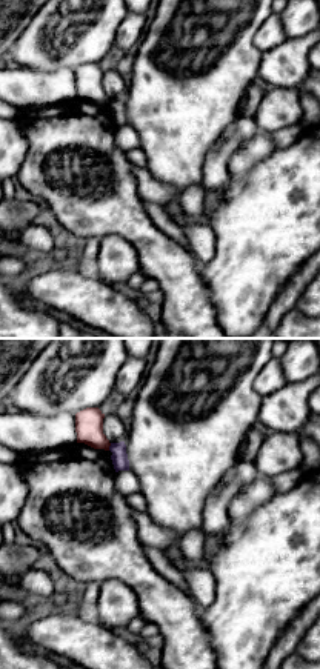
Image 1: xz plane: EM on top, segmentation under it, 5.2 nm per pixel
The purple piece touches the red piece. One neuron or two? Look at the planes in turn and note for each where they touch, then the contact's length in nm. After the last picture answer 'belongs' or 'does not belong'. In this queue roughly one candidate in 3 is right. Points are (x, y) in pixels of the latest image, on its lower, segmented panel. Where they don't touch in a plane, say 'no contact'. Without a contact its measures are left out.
contact (110, 446); length 40 nm

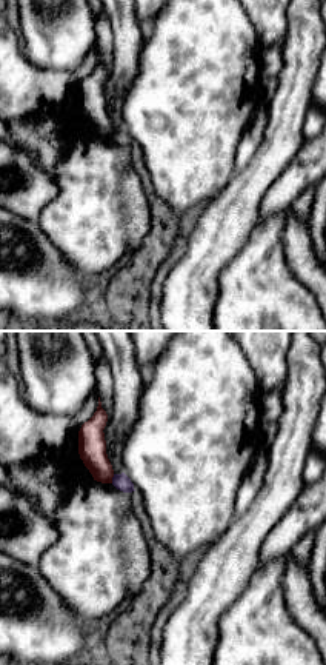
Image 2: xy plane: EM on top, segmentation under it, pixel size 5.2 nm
contact (113, 479); length 50 nm

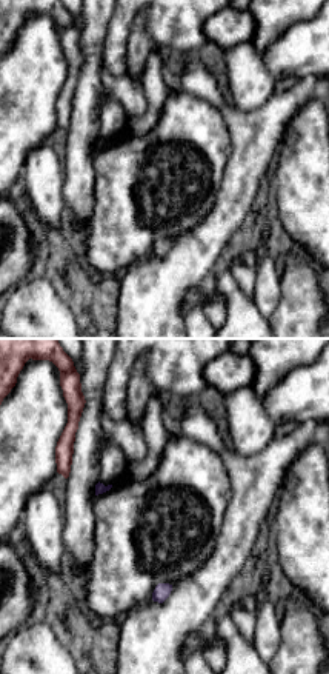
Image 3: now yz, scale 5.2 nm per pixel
no contact

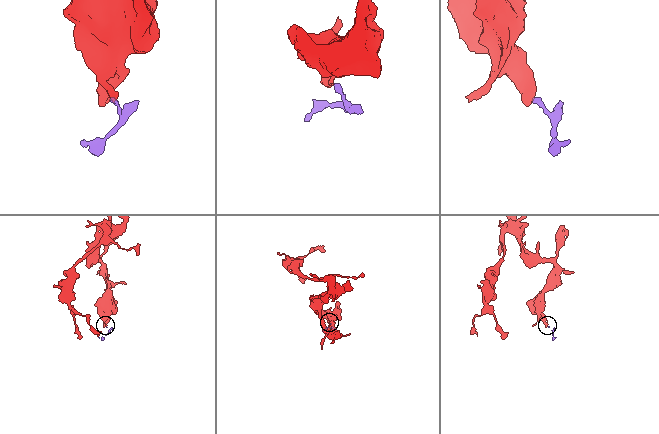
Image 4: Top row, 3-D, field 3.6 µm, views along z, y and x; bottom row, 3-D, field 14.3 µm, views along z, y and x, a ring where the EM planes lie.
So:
does not belong

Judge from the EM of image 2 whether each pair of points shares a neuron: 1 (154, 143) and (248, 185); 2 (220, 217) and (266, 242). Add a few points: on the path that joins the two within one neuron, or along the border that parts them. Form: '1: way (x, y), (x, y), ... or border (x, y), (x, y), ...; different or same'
1: border (236, 171), (206, 203); different
2: border (257, 214), (248, 239), (228, 262); different

